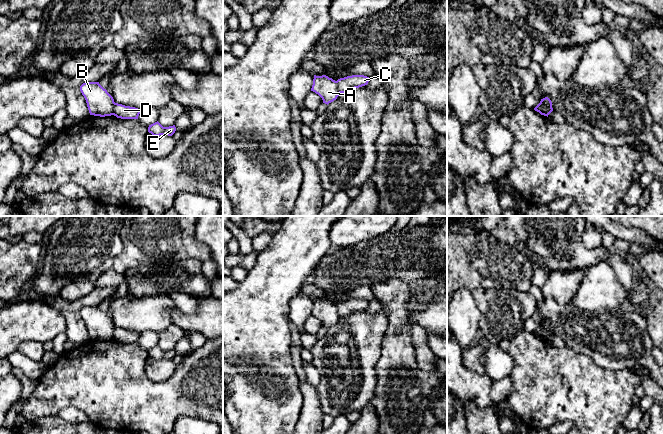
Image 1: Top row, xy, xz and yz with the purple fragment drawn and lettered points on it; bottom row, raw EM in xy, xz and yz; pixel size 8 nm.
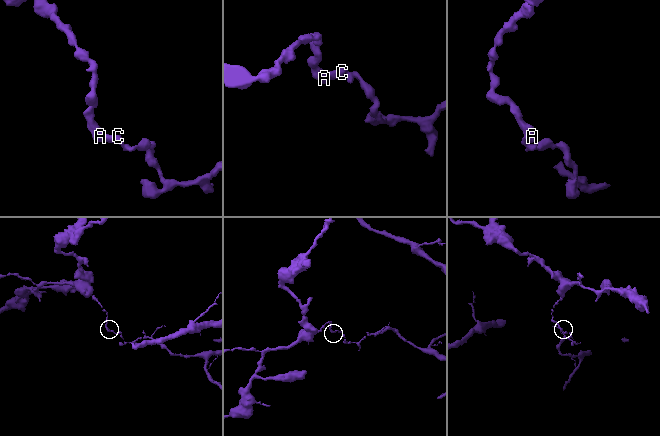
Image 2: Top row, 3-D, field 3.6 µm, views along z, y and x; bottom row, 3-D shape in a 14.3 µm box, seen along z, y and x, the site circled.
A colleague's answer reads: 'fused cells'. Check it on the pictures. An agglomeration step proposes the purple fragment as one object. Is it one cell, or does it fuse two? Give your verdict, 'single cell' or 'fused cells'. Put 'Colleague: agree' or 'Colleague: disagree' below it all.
fused cells
Colleague: agree

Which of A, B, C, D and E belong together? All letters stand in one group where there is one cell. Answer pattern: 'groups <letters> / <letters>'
groups A B / C D E

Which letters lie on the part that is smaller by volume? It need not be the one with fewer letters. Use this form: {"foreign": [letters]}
{"foreign": ["C", "D", "E"]}

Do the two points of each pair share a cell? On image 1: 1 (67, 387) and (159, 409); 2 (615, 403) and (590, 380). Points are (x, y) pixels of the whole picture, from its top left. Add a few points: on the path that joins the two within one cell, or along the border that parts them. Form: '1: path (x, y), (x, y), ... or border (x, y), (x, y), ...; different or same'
1: path (90, 387), (110, 387), (121, 397), (136, 404); same
2: path (609, 397), (606, 397), (595, 386); same

